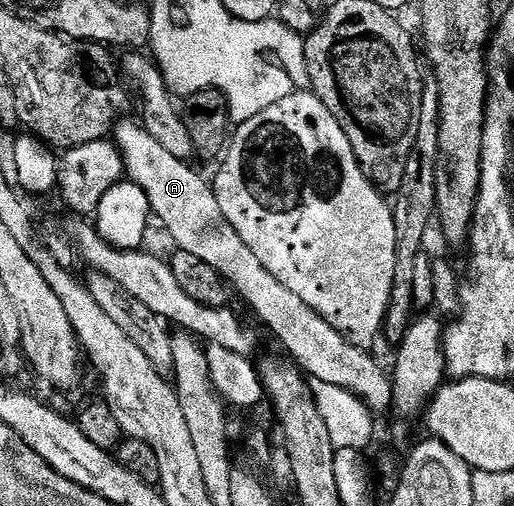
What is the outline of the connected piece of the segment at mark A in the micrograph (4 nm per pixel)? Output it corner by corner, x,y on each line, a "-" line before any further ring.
121,119
112,136
124,161
127,179
138,185
149,199
151,213
170,231
172,239
181,251
200,258
222,276
231,289
234,288
258,311
257,319
277,319
285,315
295,299
292,290
281,284
252,254
250,247
220,210
213,187
198,174
187,161
170,154
164,146
148,134
137,121

